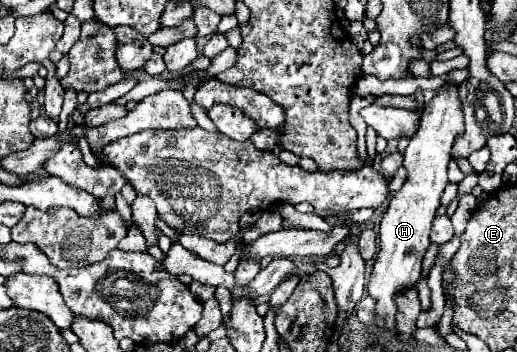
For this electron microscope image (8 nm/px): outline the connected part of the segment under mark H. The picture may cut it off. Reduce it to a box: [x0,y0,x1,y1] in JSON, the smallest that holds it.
[367,82,463,332]

